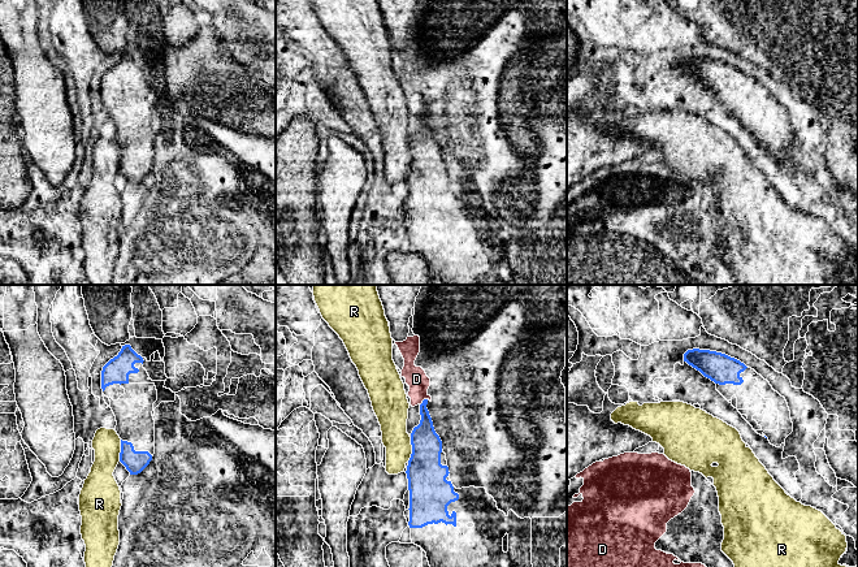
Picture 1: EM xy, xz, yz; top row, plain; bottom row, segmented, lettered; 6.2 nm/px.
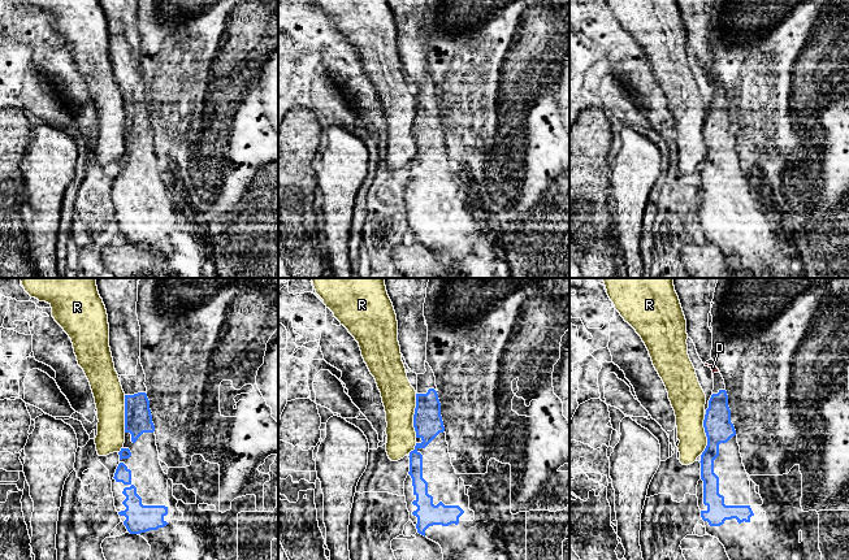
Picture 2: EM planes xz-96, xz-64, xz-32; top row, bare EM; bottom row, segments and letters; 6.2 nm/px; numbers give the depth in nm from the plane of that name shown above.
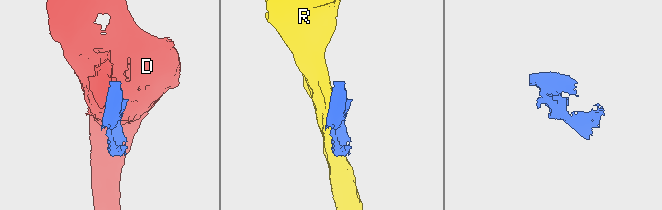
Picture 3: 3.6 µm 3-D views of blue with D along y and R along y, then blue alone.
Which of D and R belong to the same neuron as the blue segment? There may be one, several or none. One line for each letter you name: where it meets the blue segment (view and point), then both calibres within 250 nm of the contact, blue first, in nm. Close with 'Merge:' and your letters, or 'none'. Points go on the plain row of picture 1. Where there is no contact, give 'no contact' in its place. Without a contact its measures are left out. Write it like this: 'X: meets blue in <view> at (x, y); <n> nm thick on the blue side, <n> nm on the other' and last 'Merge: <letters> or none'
Merge: none

